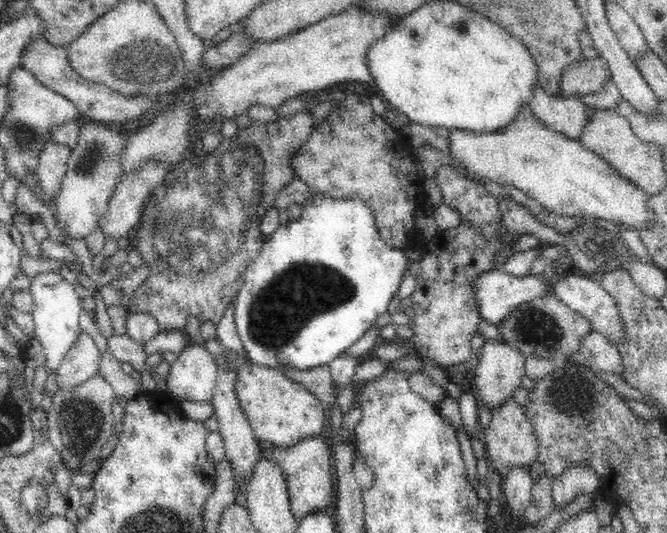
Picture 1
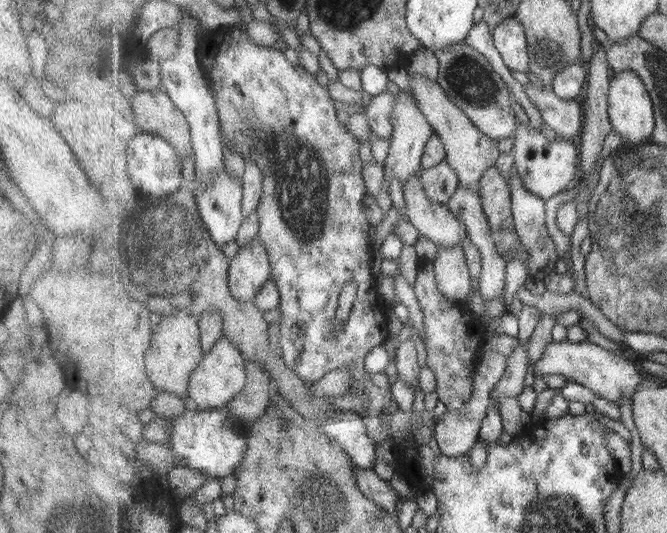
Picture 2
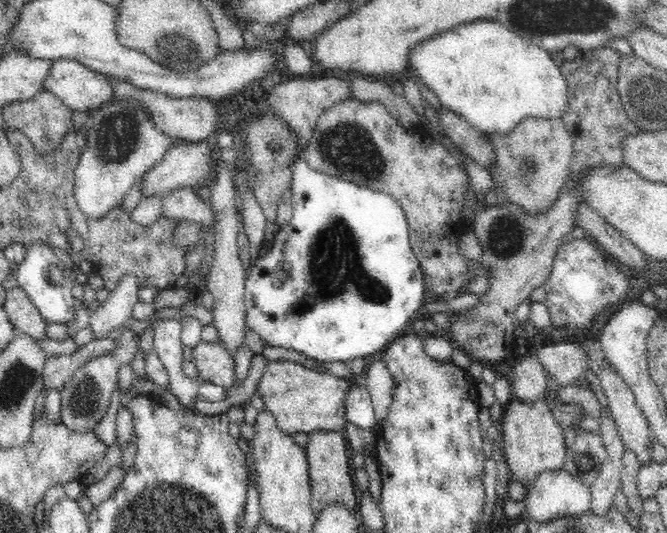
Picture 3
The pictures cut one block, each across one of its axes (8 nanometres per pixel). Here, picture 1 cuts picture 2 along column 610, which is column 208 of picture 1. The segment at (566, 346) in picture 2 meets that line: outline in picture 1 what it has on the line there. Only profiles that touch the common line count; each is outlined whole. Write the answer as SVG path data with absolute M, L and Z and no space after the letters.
M201 341L192 342L171 364L166 392L176 402L212 400L218 364Z

